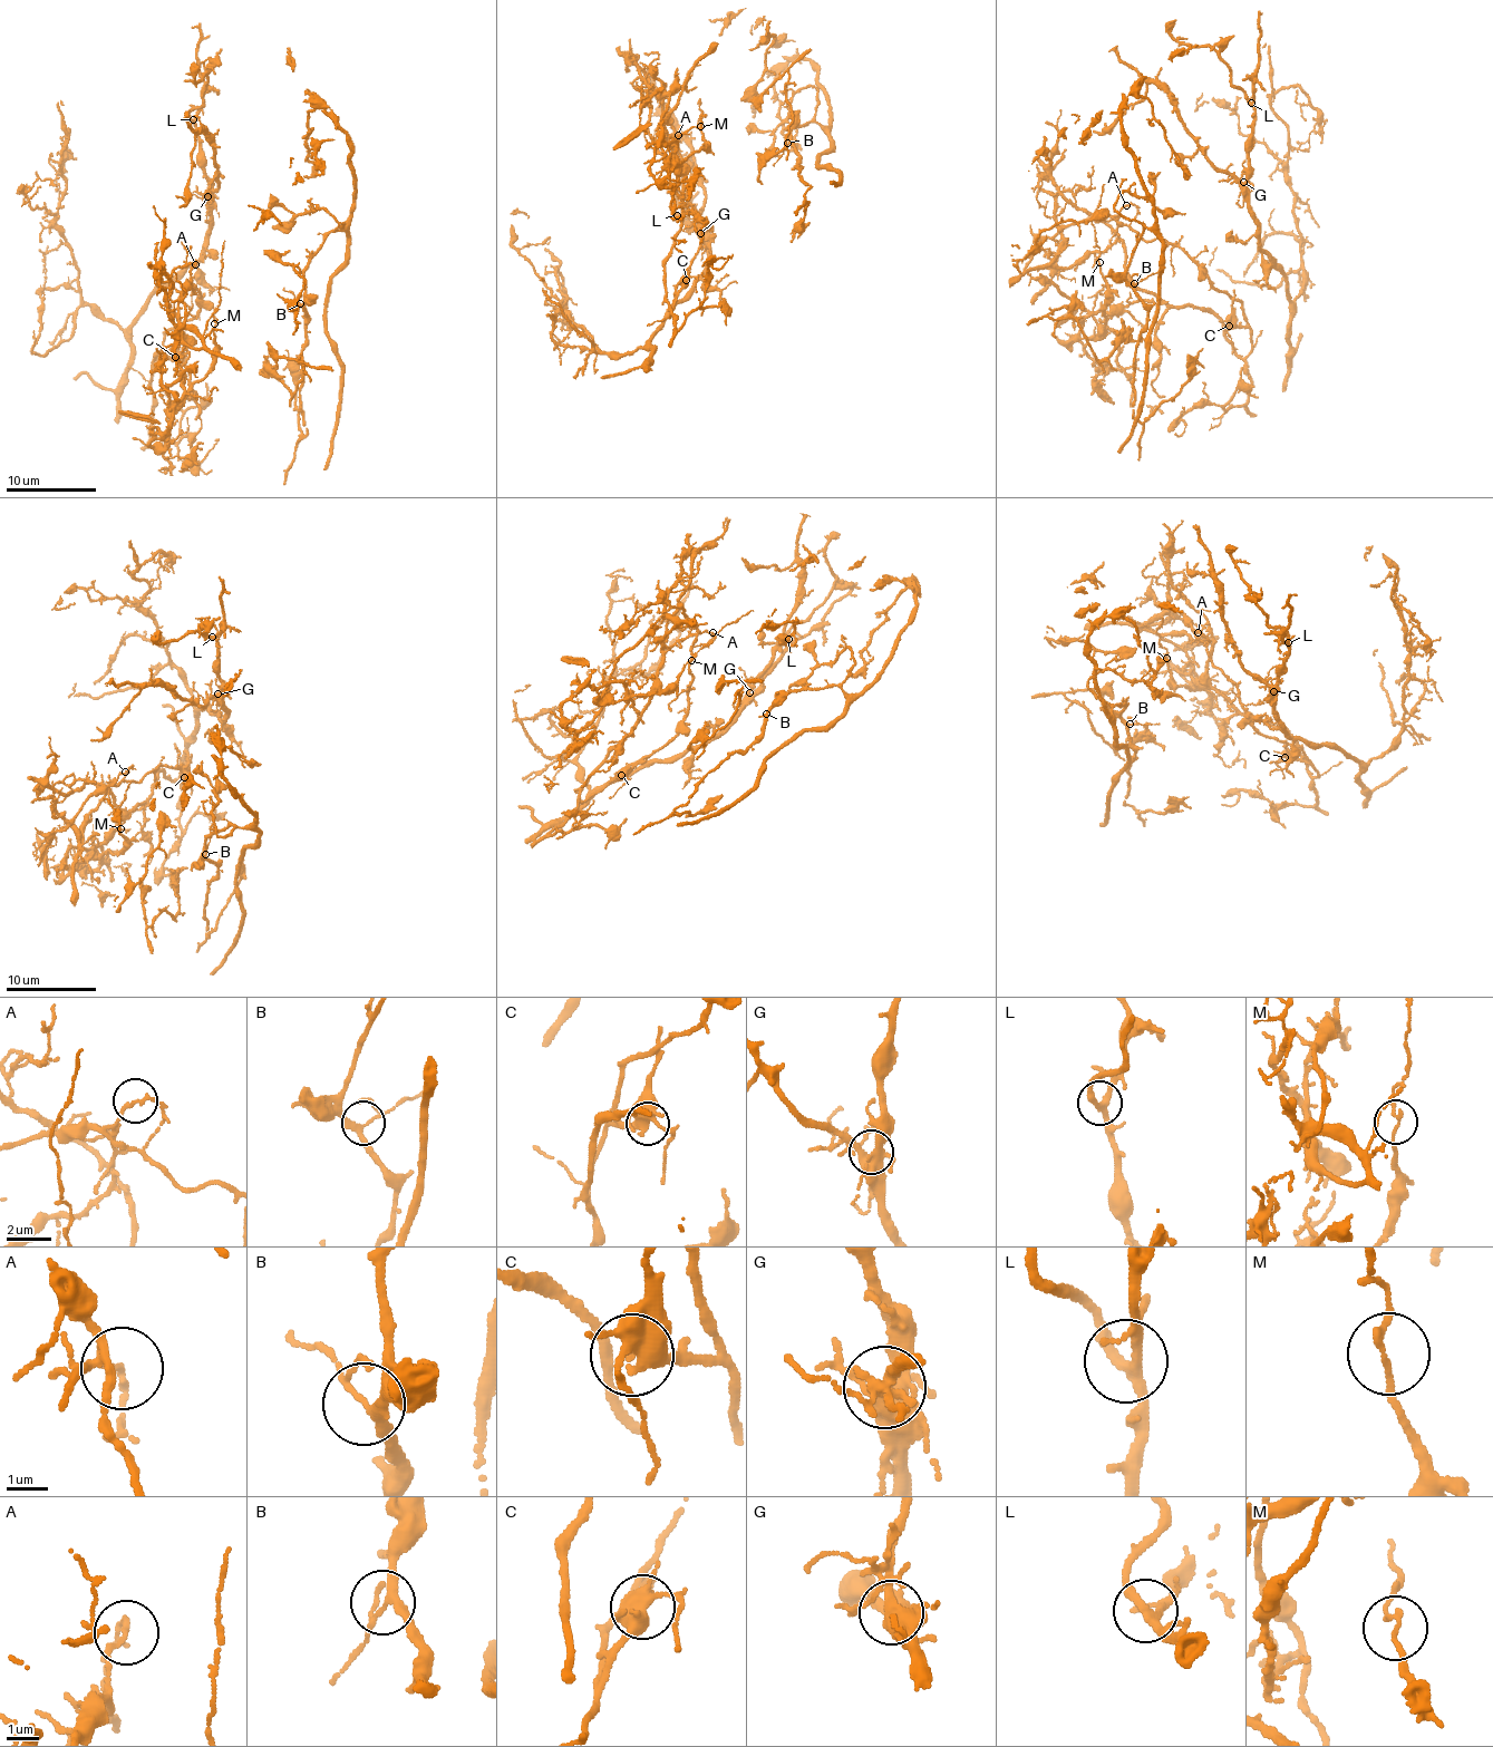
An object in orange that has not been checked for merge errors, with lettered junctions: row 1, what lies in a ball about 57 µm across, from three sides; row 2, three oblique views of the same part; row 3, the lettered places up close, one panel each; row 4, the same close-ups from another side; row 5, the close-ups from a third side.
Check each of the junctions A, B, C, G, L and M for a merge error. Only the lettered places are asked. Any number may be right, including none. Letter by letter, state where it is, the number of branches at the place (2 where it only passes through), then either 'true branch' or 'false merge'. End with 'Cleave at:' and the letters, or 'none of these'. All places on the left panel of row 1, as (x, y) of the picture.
A: (195, 264) | 2 | false merge
B: (300, 303) | 4 | true branch
C: (175, 357) | 5 | true branch
G: (207, 196) | 5 | true branch
L: (193, 119) | 3 | true branch
M: (214, 323) | 2 | true branch
Cleave at: A

